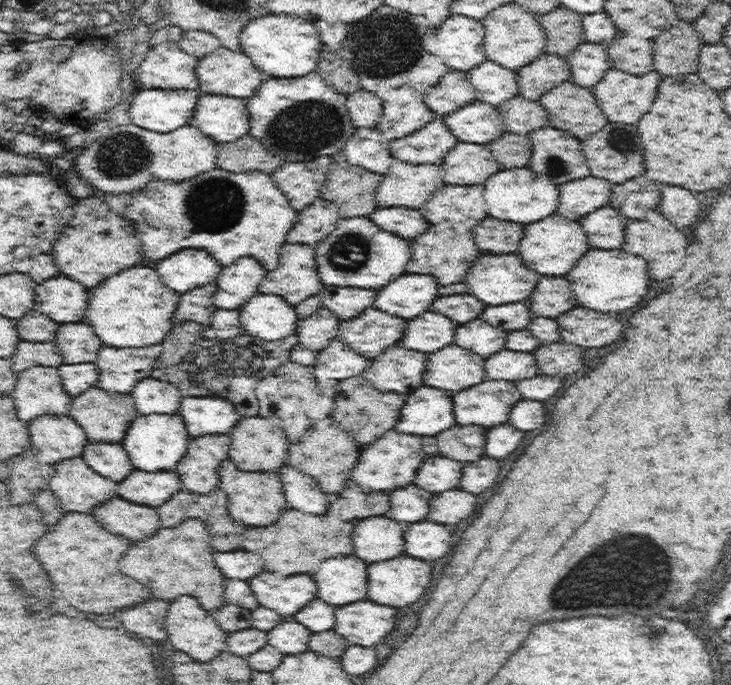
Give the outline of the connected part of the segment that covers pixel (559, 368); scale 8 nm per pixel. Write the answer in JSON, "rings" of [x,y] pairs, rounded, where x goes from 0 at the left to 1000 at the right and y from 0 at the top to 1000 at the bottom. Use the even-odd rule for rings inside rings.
{"rings":[[[763,499],[741,502],[731,514],[737,543],[744,547],[780,549],[799,534],[799,511],[793,505]]]}

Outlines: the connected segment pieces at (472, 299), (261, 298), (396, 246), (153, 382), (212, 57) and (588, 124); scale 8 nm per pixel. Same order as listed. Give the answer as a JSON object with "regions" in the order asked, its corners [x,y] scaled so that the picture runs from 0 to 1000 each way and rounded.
{"regions":[[[[629,429],[629,432],[602,432],[590,450],[592,454],[599,453],[610,460],[625,479],[629,477],[629,473],[640,473],[640,470],[654,466],[662,455],[665,444],[651,432]]],[[[350,429],[327,451],[335,488],[365,499],[380,498],[406,485],[406,461],[384,432]]],[[[506,317],[468,320],[461,333],[432,362],[432,380],[445,416],[517,425],[557,400],[565,353],[517,331]]],[[[208,550],[189,559],[179,575],[187,600],[194,607],[242,604],[250,581],[242,564]]],[[[304,67],[272,88],[269,107],[275,137],[290,136],[326,142],[327,145],[335,145],[337,149],[350,137],[360,118],[365,115],[363,108],[331,73],[317,76]]],[[[780,120],[747,134],[736,149],[748,161],[752,185],[780,193],[793,206],[832,181],[811,134]]]]}

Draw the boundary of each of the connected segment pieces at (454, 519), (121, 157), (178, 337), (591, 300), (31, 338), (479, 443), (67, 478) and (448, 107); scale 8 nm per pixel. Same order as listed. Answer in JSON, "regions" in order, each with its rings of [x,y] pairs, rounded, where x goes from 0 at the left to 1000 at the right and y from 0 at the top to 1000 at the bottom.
{"regions":[[[[629,712],[596,721],[590,733],[588,750],[583,759],[591,759],[596,765],[629,765],[651,745],[651,724]]],[[[264,180],[238,193],[205,193],[185,181],[161,182],[116,213],[98,245],[124,276],[148,286],[175,286],[212,267],[246,269],[297,245],[300,210]]],[[[267,469],[241,476],[235,488],[222,499],[224,514],[220,517],[222,523],[216,523],[216,528],[211,531],[211,537],[227,537],[249,528],[264,504],[275,495],[278,483],[279,477]]],[[[808,362],[791,382],[784,397],[773,404],[793,448],[813,450],[821,455],[854,455],[870,450],[889,423],[886,385],[873,374],[856,371],[852,364],[819,366]]],[[[41,453],[41,458],[25,469],[30,498],[41,501],[75,499],[82,473],[59,455]]],[[[625,619],[599,636],[599,663],[633,676],[651,674],[663,667],[668,629],[666,623]]],[[[107,666],[98,672],[90,672],[78,680],[77,692],[68,699],[66,711],[75,718],[83,730],[86,743],[90,747],[123,750],[131,742],[148,734],[148,730],[163,724],[164,705],[150,696],[134,692],[116,672]]],[[[613,105],[583,143],[585,158],[599,174],[607,174],[651,147],[651,133],[640,107]]]]}

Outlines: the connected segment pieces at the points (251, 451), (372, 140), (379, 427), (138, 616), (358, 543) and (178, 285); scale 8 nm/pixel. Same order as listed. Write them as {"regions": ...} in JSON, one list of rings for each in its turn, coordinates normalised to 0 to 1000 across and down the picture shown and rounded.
{"regions":[[[[332,609],[328,619],[326,619],[323,625],[320,625],[319,631],[320,631],[320,636],[317,636],[317,632],[316,632],[316,639],[320,639],[320,642],[317,642],[315,670],[317,674],[320,674],[326,686],[334,686],[334,689],[380,689],[383,683],[391,682],[391,677],[393,677],[391,672],[394,672],[394,654],[397,654],[397,648],[394,648],[394,639],[391,639],[391,634],[389,634],[389,628],[386,628],[386,622],[383,622],[383,616],[380,616],[380,612],[375,613],[375,610],[372,610],[372,613],[369,613],[369,610],[367,610],[367,613],[364,613],[364,610],[334,610]]],[[[492,187],[473,206],[466,225],[480,241],[528,255],[534,251],[534,242],[542,238],[535,213],[536,207],[528,204],[517,187]]],[[[495,547],[469,555],[464,561],[462,578],[458,584],[456,606],[460,613],[479,628],[482,636],[498,651],[520,642],[528,631],[540,628],[550,607],[553,584],[558,575],[520,572],[502,552]]],[[[216,876],[216,879],[200,879],[194,885],[172,891],[164,899],[172,920],[181,920],[208,934],[224,934],[230,931],[227,893],[230,893],[230,879]]],[[[503,756],[495,759],[484,777],[484,803],[487,812],[502,822],[517,822],[536,818],[554,809],[554,768],[543,759]]],[[[252,361],[211,382],[213,400],[230,420],[252,429],[295,412],[304,388],[282,362]]]]}

